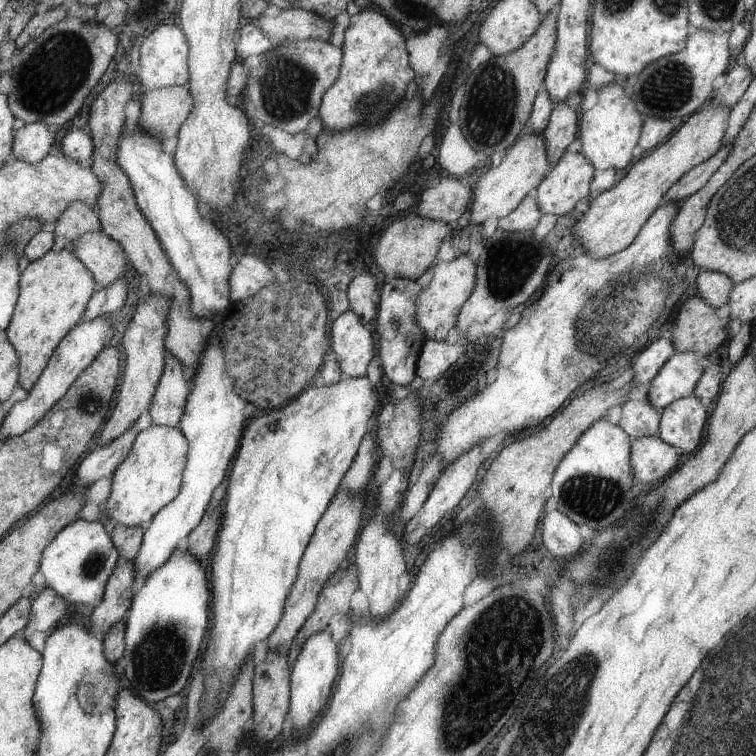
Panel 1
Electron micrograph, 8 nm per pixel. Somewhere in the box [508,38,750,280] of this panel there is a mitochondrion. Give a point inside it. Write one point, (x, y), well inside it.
(669, 87)

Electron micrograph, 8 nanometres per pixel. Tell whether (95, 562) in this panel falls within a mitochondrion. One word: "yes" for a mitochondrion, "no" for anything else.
yes

